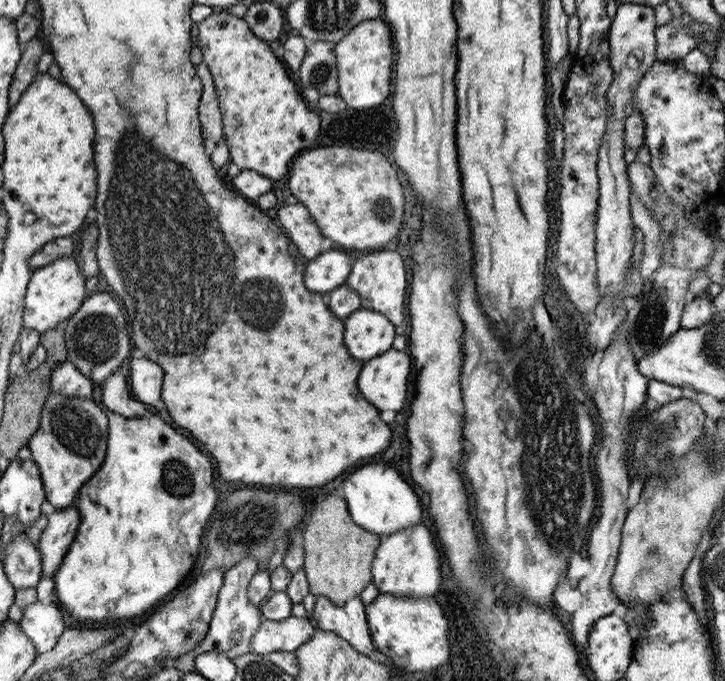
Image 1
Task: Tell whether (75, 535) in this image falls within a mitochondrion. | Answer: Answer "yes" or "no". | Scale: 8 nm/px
no

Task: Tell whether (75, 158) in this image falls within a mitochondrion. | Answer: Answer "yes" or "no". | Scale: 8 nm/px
no

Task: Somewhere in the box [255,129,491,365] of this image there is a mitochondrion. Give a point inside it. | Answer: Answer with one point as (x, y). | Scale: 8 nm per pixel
(379, 205)

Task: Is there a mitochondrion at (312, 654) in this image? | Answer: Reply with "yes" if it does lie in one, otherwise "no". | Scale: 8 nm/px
no

